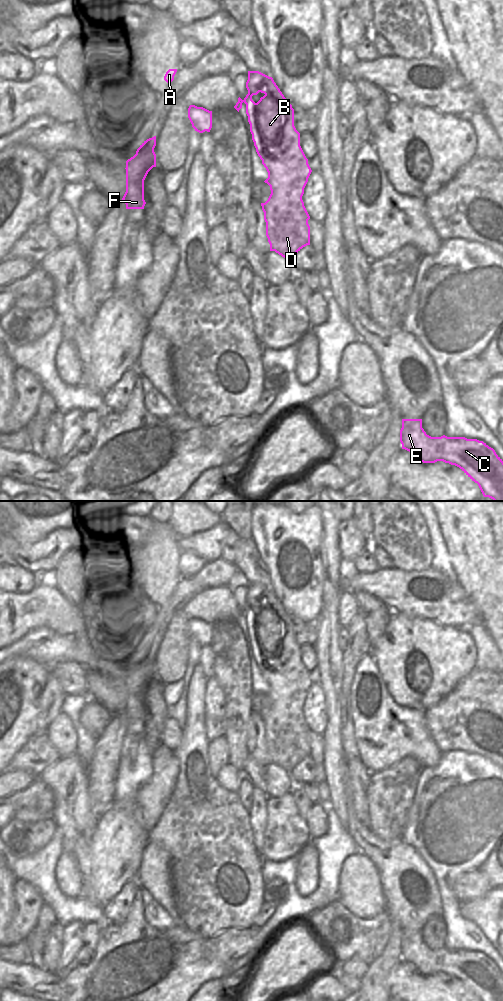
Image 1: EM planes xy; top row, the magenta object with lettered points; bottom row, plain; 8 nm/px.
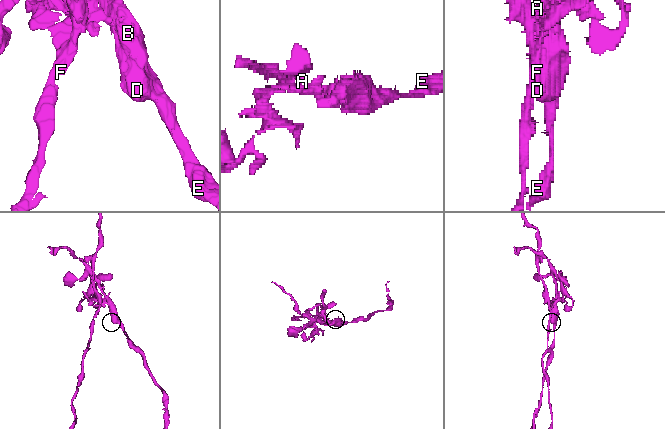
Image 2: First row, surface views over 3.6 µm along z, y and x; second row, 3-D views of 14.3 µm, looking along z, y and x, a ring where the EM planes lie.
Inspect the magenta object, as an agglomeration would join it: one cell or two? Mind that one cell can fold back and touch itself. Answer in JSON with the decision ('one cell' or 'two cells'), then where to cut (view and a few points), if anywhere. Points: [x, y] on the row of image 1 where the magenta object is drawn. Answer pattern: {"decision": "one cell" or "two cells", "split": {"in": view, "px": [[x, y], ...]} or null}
{"decision": "two cells", "split": {"in": "xy", "px": [[152, 138], [142, 150], [137, 151]]}}

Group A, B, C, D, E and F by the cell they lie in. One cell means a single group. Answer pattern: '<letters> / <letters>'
A F / B C D E

